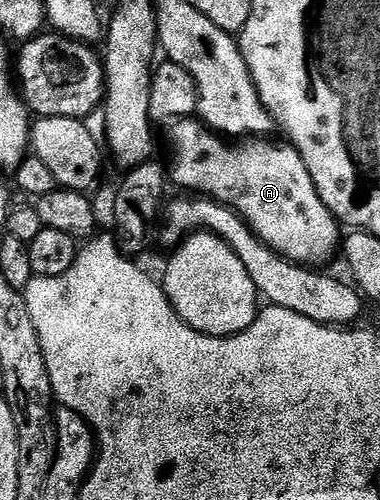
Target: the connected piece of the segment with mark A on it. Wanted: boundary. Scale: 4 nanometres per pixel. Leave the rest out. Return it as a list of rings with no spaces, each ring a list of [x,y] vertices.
[[[185,118],[175,121],[171,125],[172,131],[172,168],[170,164],[170,180],[177,184],[180,188],[185,188],[185,193],[199,194],[201,197],[209,200],[217,200],[219,204],[226,205],[231,208],[233,212],[237,212],[245,222],[248,224],[250,231],[257,236],[260,241],[266,246],[270,246],[270,250],[274,250],[279,256],[285,256],[287,260],[293,260],[296,264],[303,264],[305,266],[324,266],[324,263],[331,258],[332,255],[337,255],[338,249],[342,244],[342,228],[338,223],[332,211],[327,208],[322,202],[322,198],[318,194],[318,190],[314,186],[314,178],[310,178],[310,170],[306,170],[306,162],[302,162],[302,154],[299,150],[292,147],[291,143],[283,142],[284,144],[274,144],[271,140],[250,140],[245,144],[247,146],[240,146],[238,142],[229,142],[225,137],[215,133],[203,120],[199,118]]]

